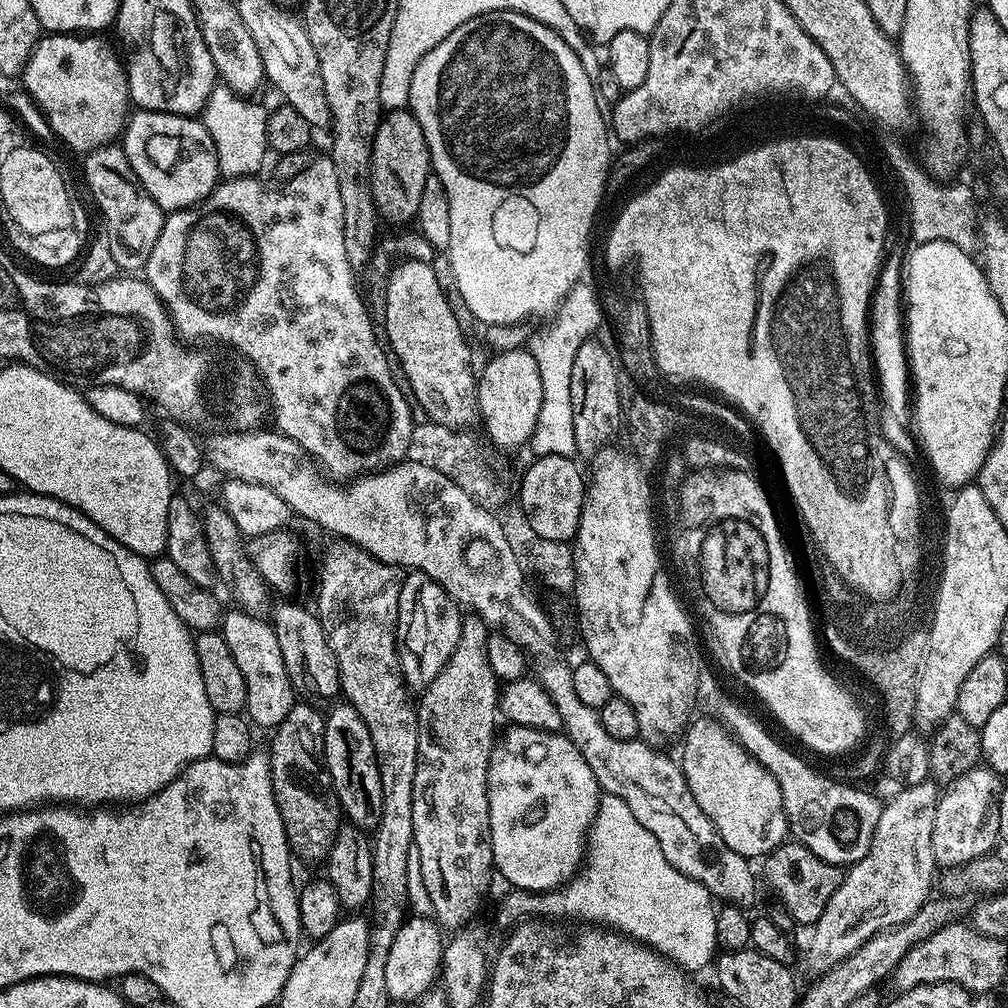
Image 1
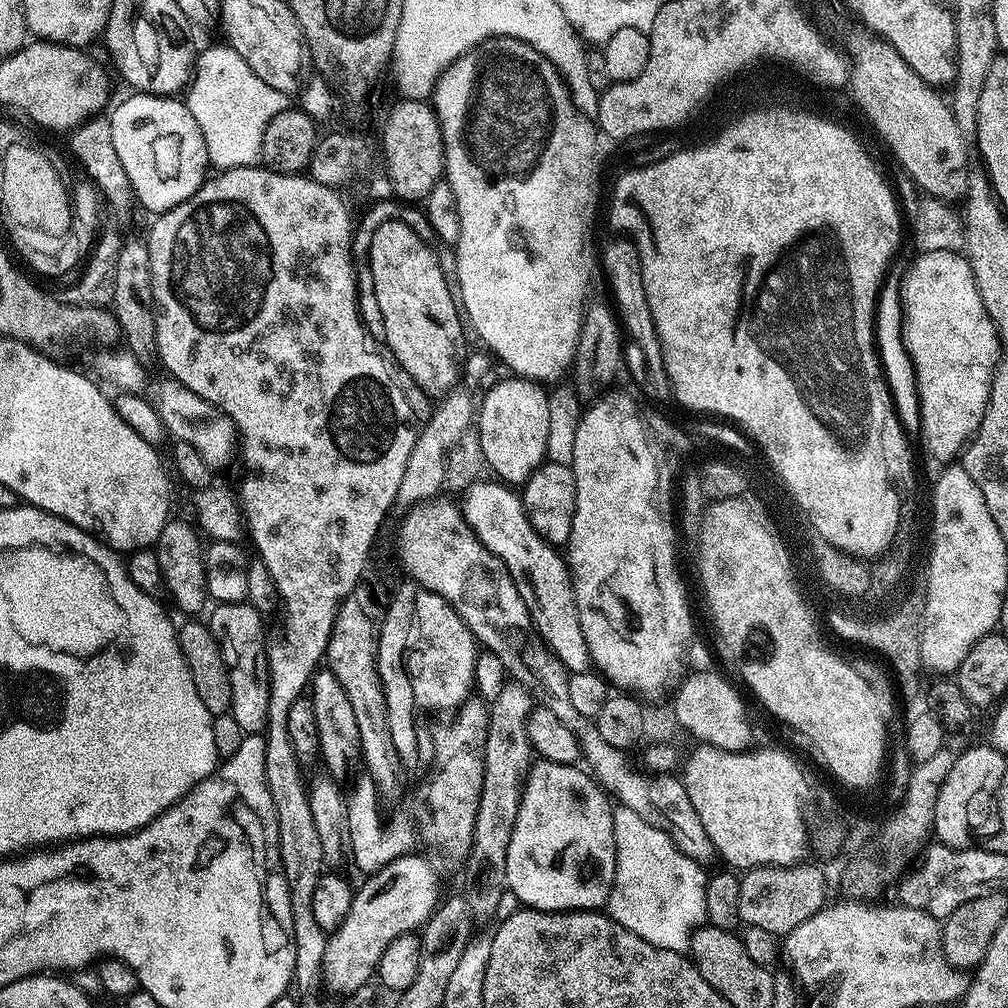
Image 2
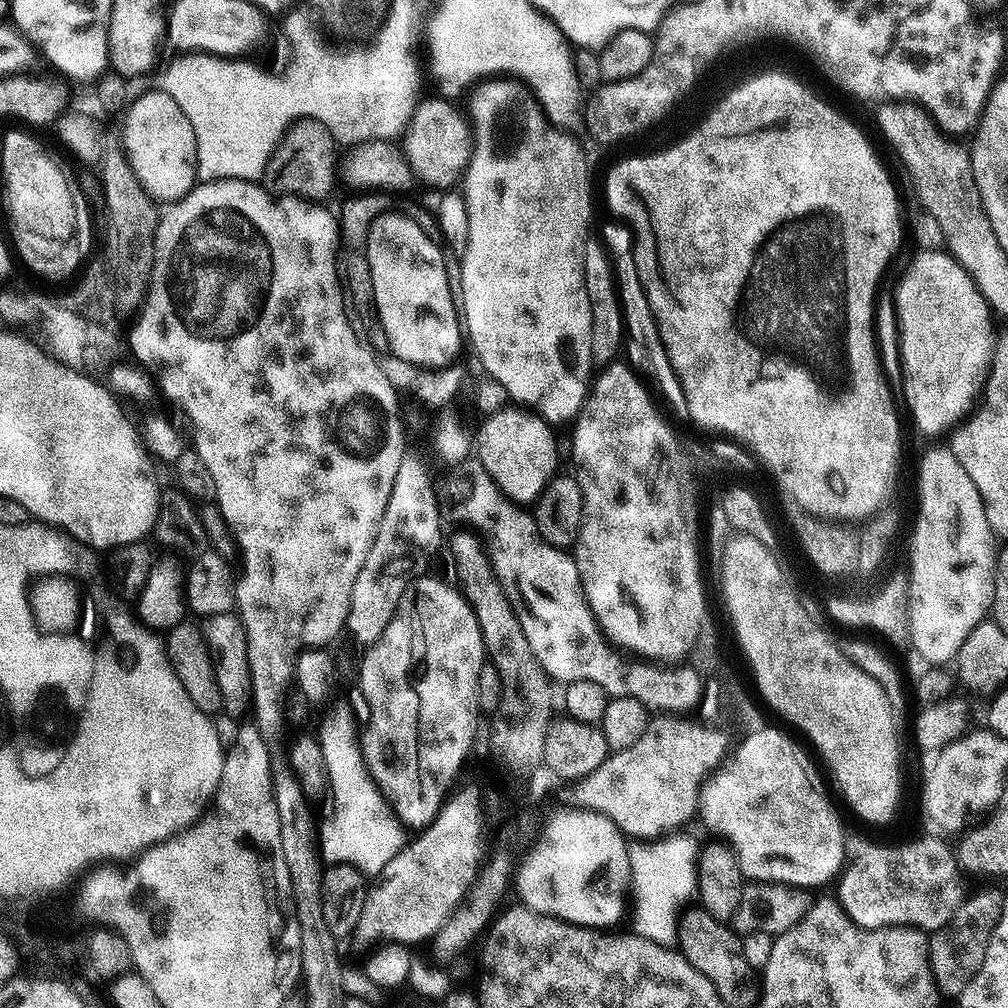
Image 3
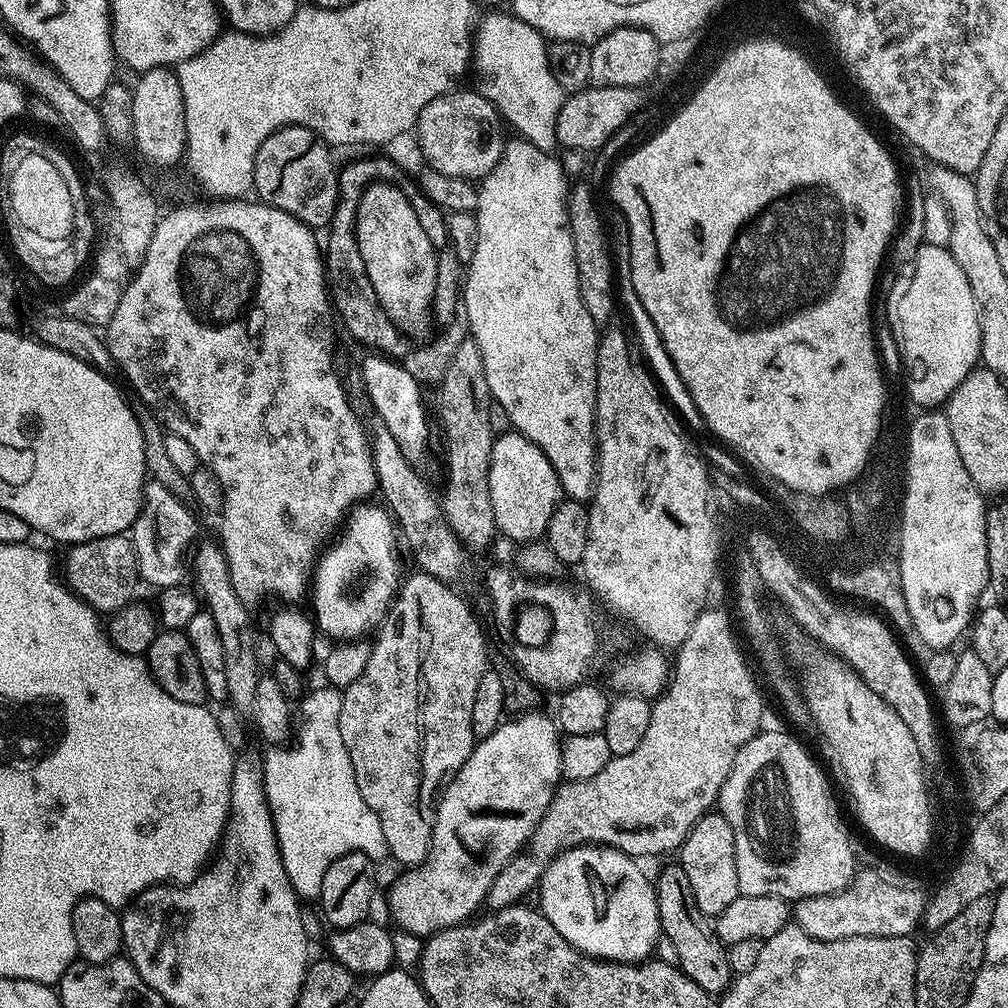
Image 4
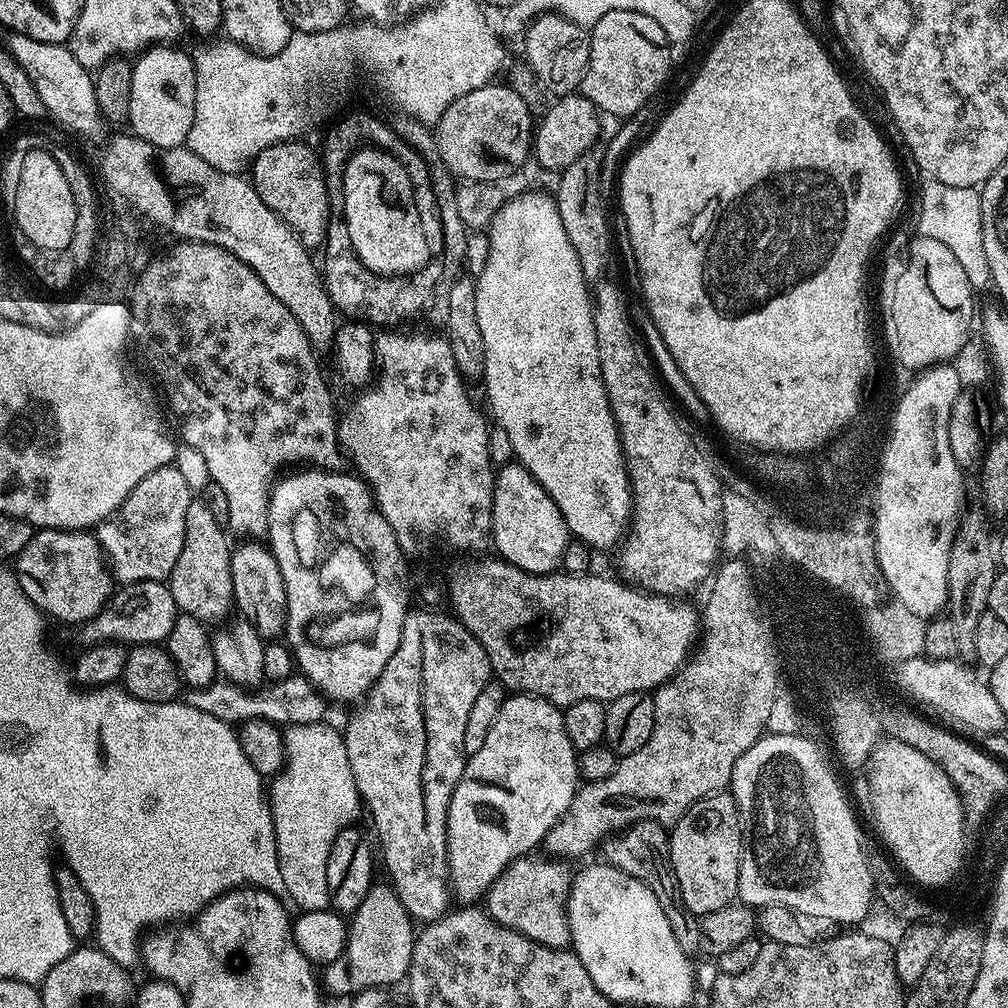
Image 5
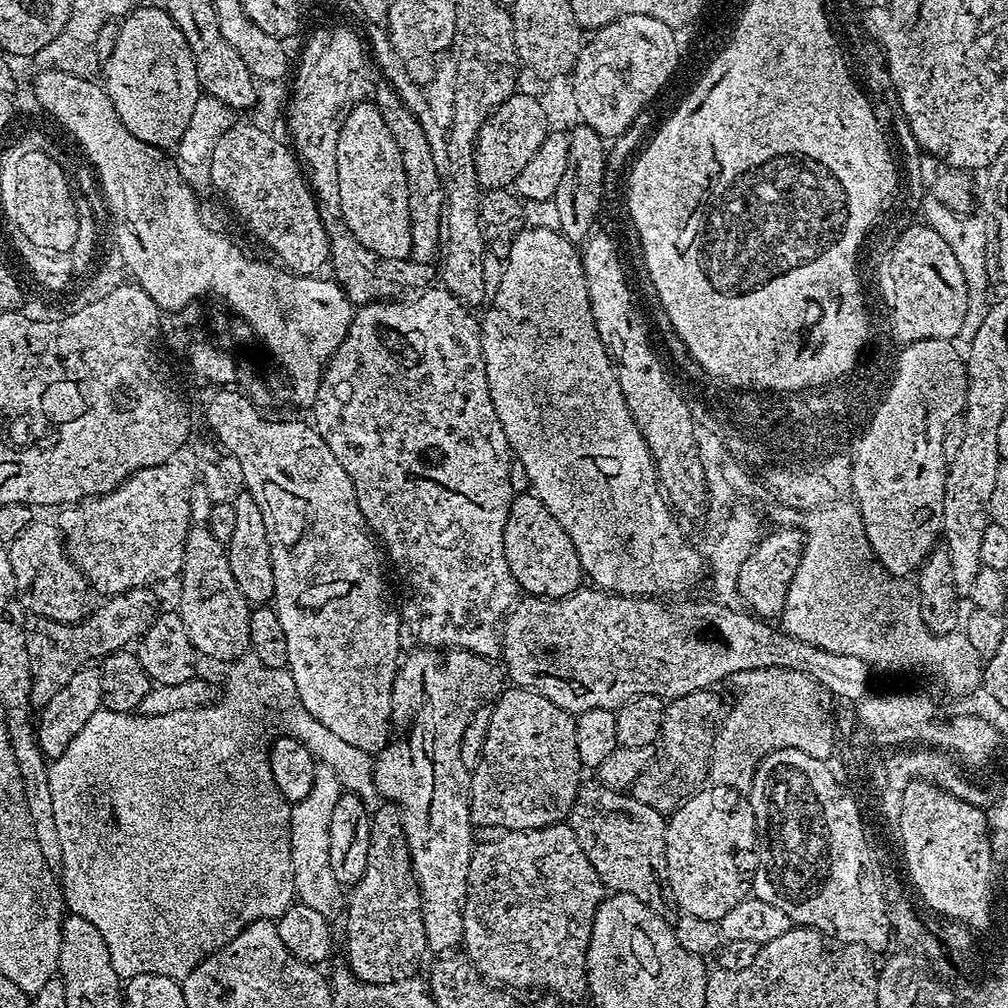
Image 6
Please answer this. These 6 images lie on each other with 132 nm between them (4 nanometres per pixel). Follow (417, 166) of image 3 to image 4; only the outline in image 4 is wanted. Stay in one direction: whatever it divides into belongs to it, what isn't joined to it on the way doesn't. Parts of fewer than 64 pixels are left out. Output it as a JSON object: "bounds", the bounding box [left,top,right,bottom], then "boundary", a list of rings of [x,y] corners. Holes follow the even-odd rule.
{"bounds":[414,90,506,182],"boundary":[[[453,90],[431,100],[416,119],[414,136],[420,139],[423,163],[442,175],[456,176],[471,182],[483,181],[494,170],[506,143],[500,137],[502,117],[479,91]]]}

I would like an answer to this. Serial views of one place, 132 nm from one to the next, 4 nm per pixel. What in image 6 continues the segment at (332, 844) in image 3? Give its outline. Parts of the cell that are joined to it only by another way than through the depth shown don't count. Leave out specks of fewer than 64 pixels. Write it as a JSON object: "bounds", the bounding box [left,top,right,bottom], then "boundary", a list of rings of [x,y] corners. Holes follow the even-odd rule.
{"bounds":[290,773,346,922],"boundary":[[[323,773],[317,775],[314,790],[310,790],[302,802],[291,805],[290,858],[294,866],[296,900],[310,906],[310,910],[318,910],[329,922],[339,921],[346,912],[345,889],[334,878],[334,870],[330,870],[330,814],[334,814],[334,802],[338,802],[341,794],[341,783]]]}

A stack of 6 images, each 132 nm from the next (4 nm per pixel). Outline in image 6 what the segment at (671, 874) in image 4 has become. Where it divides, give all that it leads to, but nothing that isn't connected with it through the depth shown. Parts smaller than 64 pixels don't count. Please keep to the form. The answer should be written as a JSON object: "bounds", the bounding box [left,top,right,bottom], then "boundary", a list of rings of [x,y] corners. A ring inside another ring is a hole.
{"bounds":[566,782,666,898],"boundary":[[[599,782],[581,783],[568,811],[566,823],[574,830],[574,838],[578,838],[578,846],[582,846],[582,854],[590,858],[590,866],[598,874],[609,893],[625,892],[631,896],[653,898],[662,892],[662,873],[666,869],[666,826],[665,813],[654,810],[642,802],[638,802],[631,794],[615,792]]]}

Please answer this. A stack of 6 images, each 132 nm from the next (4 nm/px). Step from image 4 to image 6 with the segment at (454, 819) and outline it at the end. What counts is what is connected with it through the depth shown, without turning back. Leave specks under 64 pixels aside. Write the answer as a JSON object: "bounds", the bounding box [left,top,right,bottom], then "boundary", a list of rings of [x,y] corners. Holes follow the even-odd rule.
{"bounds":[470,686,582,832],"boundary":[[[515,686],[505,687],[504,692],[494,701],[491,709],[490,730],[486,730],[486,746],[482,750],[482,758],[478,766],[472,772],[472,786],[470,795],[472,797],[472,823],[477,829],[480,828],[500,828],[496,830],[511,830],[514,832],[525,832],[531,828],[545,828],[551,824],[561,823],[567,817],[568,811],[572,809],[572,803],[576,797],[576,792],[582,783],[582,769],[578,750],[574,746],[574,726],[576,725],[573,713],[562,710],[554,706],[542,694],[531,692],[529,688],[517,688]]]}

